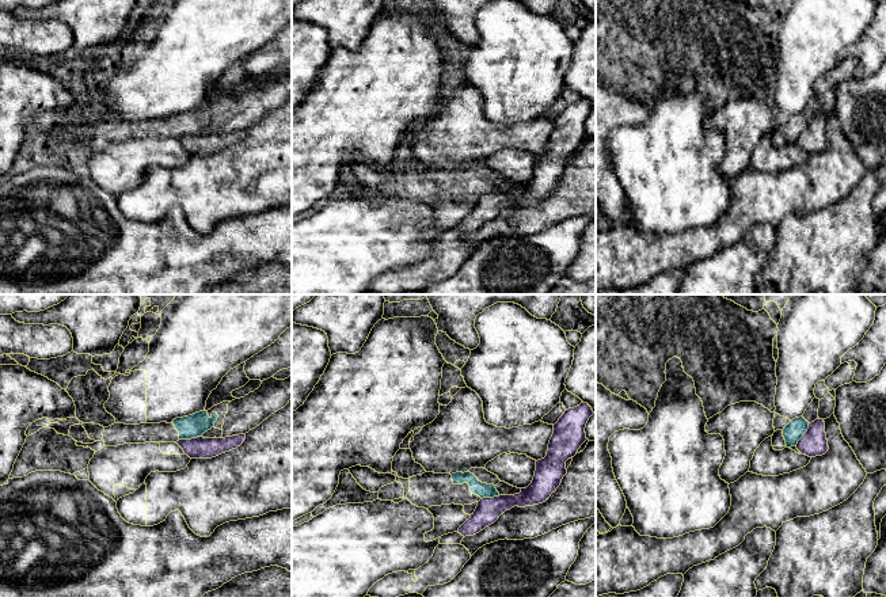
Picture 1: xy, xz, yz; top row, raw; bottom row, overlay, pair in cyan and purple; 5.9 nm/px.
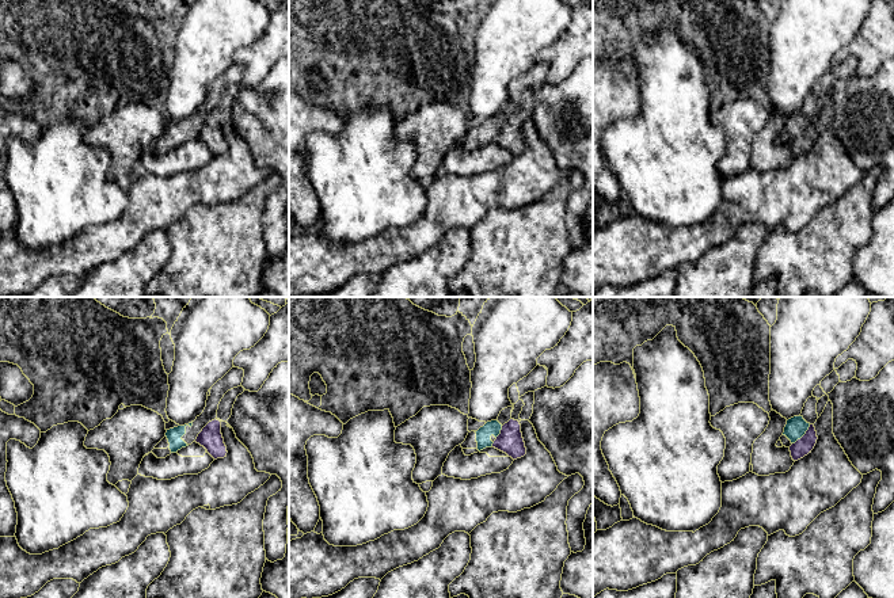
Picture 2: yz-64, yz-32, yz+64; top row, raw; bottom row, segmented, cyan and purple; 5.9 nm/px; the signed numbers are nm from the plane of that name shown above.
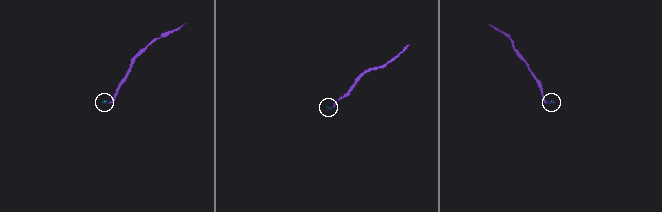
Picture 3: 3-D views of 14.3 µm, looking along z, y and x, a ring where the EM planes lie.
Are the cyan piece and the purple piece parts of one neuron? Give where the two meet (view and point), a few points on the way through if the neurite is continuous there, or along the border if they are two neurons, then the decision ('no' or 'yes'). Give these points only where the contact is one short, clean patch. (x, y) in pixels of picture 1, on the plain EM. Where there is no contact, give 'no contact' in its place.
contact xy (189, 135); border xy (200, 132), (178, 137); no

